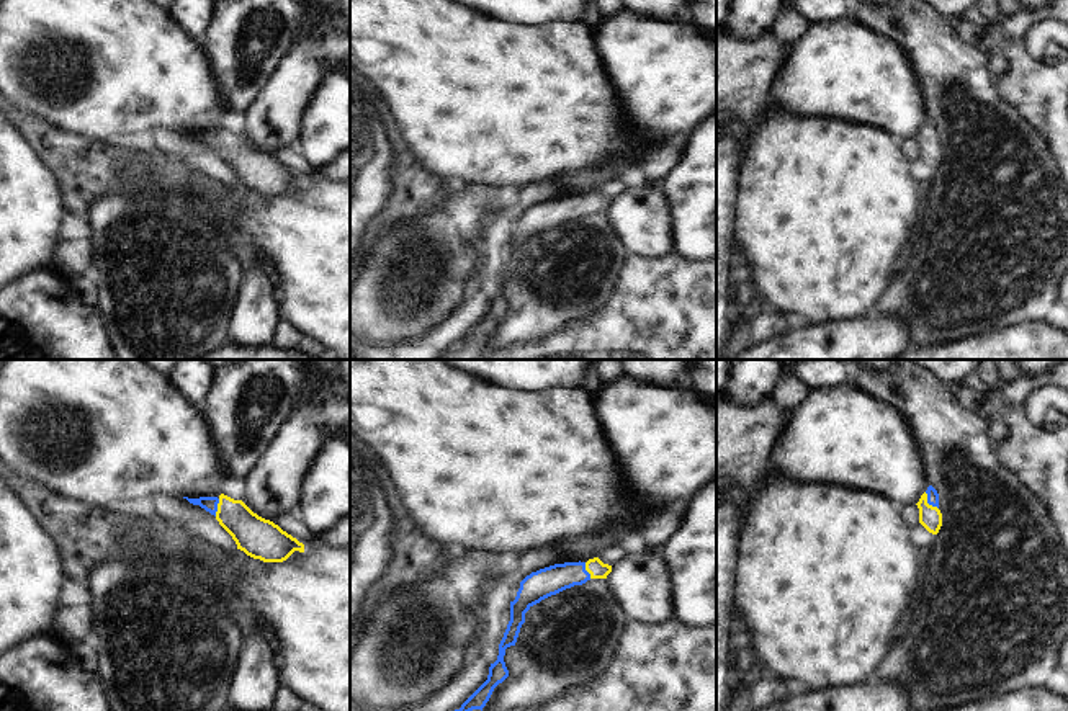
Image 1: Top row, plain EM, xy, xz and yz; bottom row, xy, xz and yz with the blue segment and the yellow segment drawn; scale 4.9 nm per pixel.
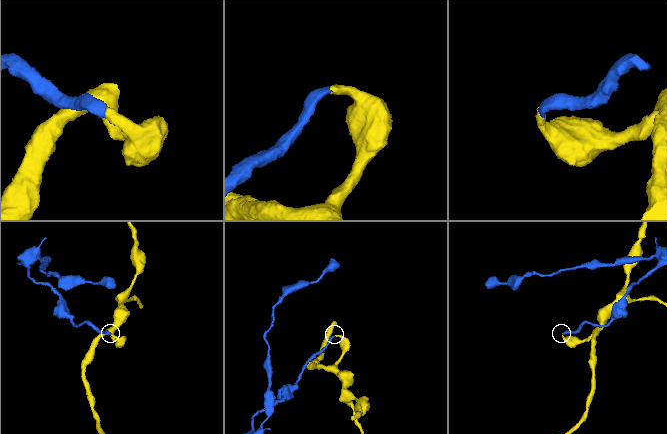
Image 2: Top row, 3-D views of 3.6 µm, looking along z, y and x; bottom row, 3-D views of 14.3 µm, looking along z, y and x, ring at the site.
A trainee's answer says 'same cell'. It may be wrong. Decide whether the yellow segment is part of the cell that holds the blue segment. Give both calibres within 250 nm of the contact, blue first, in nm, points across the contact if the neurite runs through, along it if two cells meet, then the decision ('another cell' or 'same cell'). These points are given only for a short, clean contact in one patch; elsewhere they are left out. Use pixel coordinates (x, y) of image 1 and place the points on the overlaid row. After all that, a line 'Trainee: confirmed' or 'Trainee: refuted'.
60/110 nm | across yz (933, 497), (928, 502), (929, 517) | same cell
Trainee: confirmed

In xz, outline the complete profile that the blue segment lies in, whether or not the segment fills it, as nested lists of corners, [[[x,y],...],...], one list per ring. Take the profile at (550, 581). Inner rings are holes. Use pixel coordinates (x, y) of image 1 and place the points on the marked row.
[[[599,557],[587,562],[554,564],[532,572],[520,582],[520,588],[514,601],[510,601],[510,621],[499,644],[499,655],[489,667],[487,680],[455,711],[481,709],[489,701],[494,688],[509,677],[504,662],[505,649],[515,646],[525,613],[541,600],[556,595],[574,585],[582,585],[590,579],[607,579],[612,566],[604,564]]]

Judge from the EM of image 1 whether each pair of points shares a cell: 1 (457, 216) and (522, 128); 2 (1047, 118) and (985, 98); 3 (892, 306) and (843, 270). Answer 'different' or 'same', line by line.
1: different
2: different
3: different

